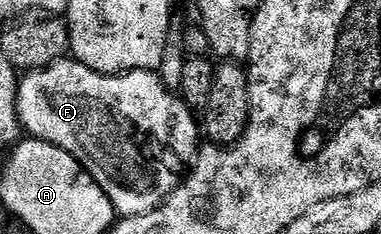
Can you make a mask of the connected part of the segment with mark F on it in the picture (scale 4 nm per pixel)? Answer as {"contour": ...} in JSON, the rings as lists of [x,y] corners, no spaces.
{"contour":[[[63,59],[53,61],[47,69],[36,69],[27,72],[18,82],[18,120],[21,128],[25,132],[27,129],[30,132],[27,134],[31,138],[59,145],[61,149],[68,151],[68,155],[75,157],[86,168],[88,175],[92,175],[92,179],[96,179],[96,183],[100,183],[104,195],[108,195],[114,212],[119,218],[135,217],[136,215],[144,215],[148,211],[152,211],[157,205],[162,204],[167,197],[170,197],[172,191],[176,191],[178,185],[182,184],[182,178],[190,166],[193,165],[194,158],[198,156],[200,148],[200,140],[198,141],[200,125],[199,122],[198,125],[194,122],[194,113],[195,110],[187,105],[181,96],[175,95],[166,88],[157,72],[149,69],[137,69],[131,73],[97,73],[88,67],[84,67],[76,60]]]}

